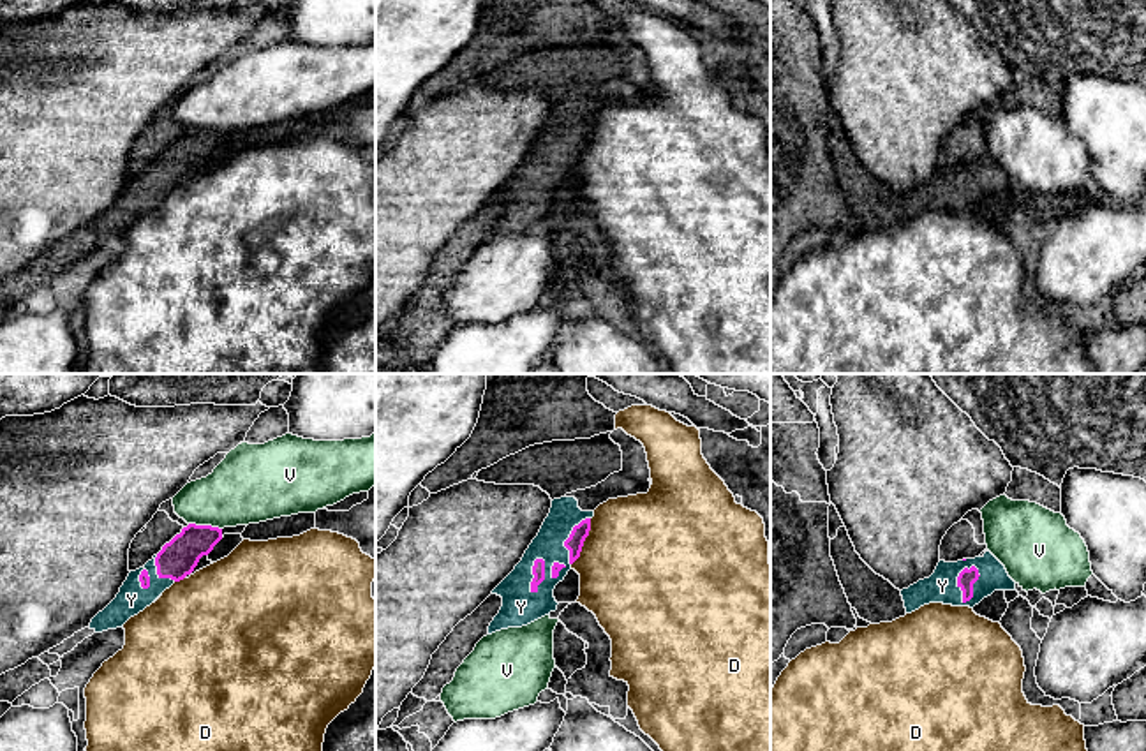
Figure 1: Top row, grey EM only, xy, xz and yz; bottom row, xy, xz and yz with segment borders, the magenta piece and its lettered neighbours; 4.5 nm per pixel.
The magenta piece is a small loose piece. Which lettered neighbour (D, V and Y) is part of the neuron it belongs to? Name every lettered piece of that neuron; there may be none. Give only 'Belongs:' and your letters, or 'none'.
Belongs: Y

